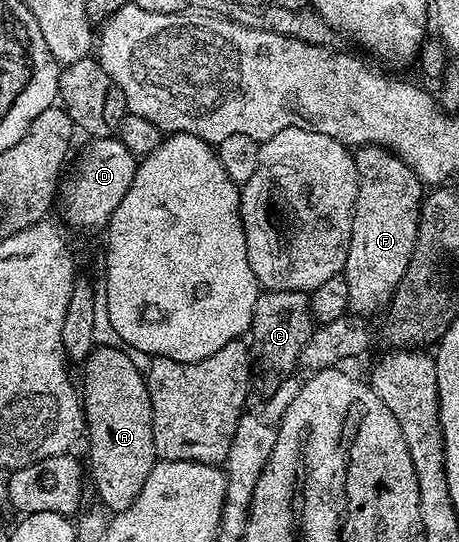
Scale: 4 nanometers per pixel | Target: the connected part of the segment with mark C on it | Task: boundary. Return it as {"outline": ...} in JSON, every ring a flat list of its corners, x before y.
{"outline":[[261,290,254,305,250,328,250,350,254,360,254,375,260,378,264,393,278,389,286,376,297,370,300,354,314,330,314,316,309,296,302,291]]}

